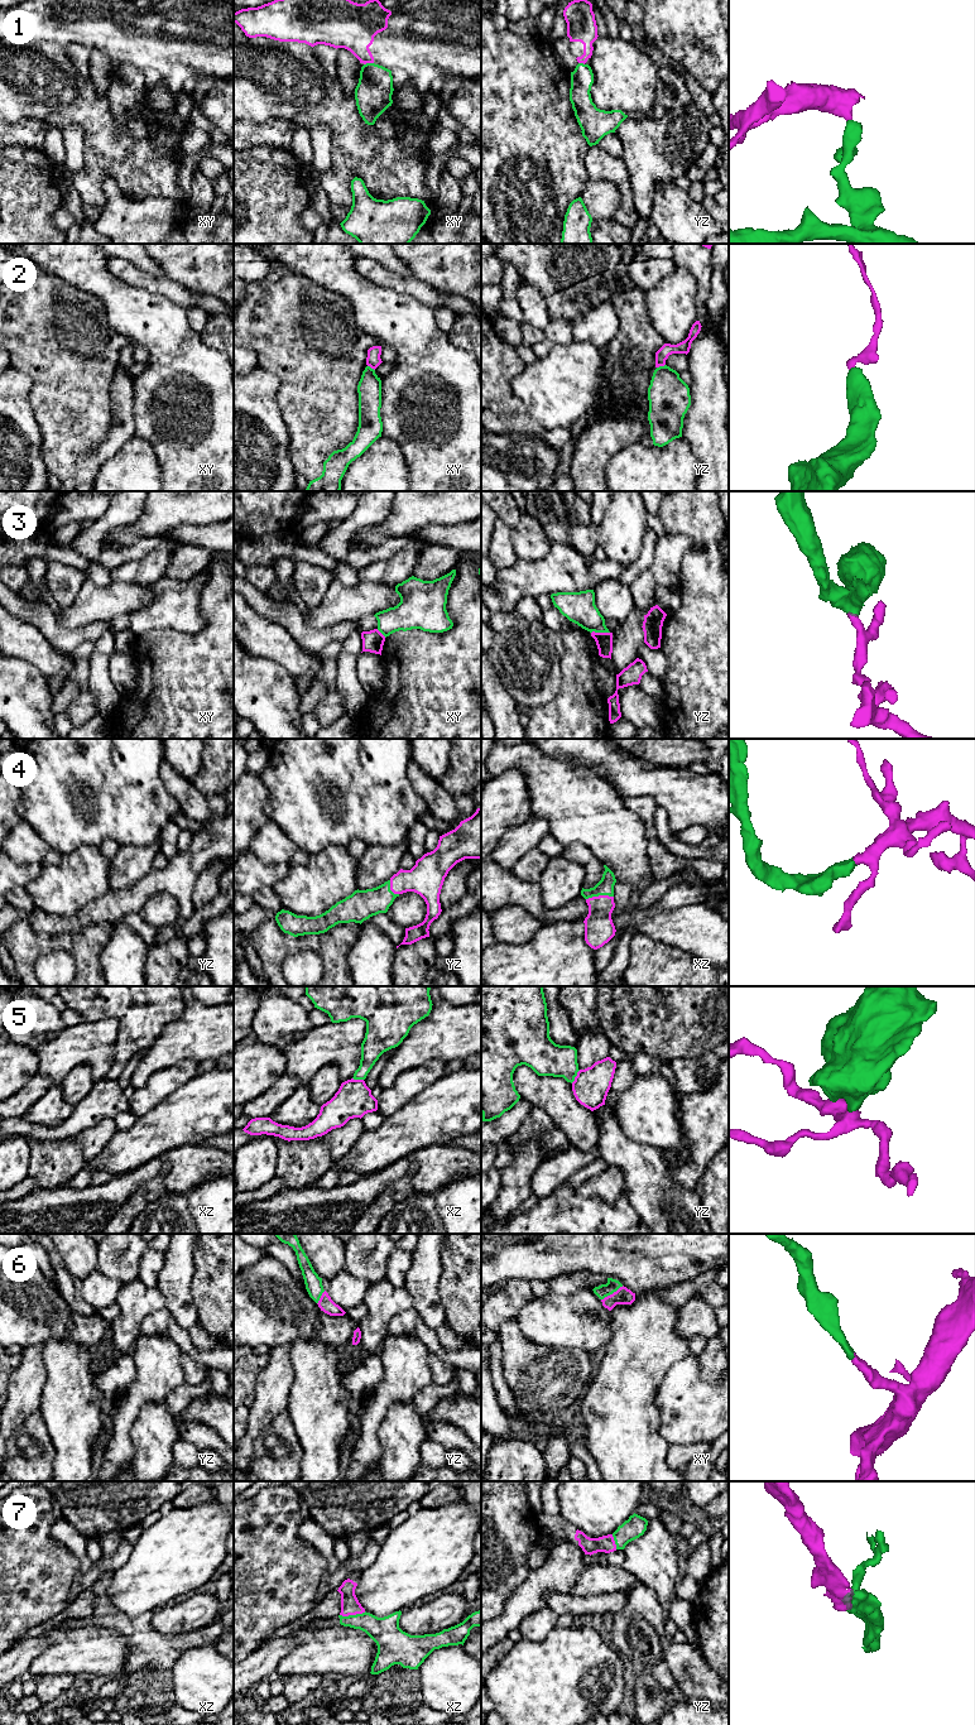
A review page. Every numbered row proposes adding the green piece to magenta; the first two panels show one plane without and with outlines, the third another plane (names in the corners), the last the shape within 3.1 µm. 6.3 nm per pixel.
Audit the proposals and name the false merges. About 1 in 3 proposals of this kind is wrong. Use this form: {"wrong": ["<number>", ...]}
{"wrong": ["1", "2", "3", "5"]}

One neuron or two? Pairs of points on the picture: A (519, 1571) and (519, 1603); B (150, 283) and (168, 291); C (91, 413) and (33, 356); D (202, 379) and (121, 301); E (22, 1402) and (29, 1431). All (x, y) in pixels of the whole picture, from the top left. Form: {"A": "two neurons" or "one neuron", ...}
{"A": "two neurons", "B": "one neuron", "C": "one neuron", "D": "one neuron", "E": "two neurons"}

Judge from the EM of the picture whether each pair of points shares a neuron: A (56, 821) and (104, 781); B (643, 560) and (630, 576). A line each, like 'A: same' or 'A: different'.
A: same
B: same

